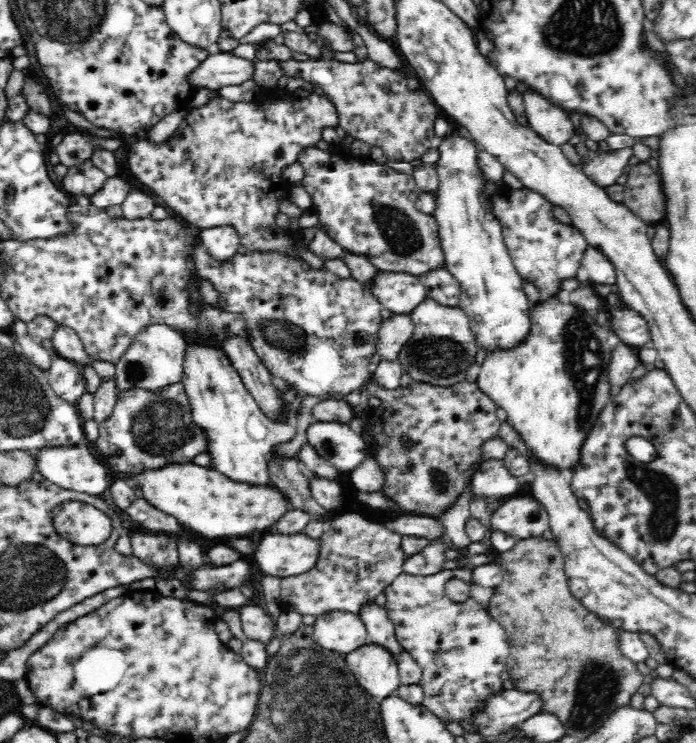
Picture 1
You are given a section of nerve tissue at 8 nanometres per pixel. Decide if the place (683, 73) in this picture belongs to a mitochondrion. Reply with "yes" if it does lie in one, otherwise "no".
no

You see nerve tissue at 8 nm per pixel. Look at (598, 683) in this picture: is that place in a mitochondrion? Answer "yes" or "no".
yes

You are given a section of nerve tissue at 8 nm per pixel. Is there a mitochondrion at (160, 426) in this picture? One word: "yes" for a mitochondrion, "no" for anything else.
yes

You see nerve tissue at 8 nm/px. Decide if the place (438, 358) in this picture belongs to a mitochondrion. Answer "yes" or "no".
yes

